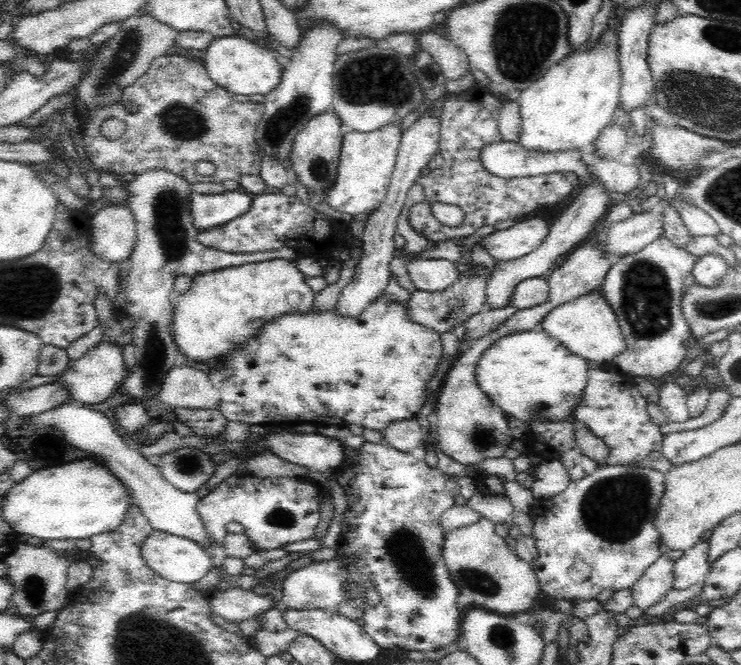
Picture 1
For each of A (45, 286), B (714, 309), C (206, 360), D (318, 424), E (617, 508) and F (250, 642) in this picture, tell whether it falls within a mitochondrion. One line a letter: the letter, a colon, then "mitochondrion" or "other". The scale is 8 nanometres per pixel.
A: mitochondrion
B: mitochondrion
C: other
D: other
E: mitochondrion
F: other

